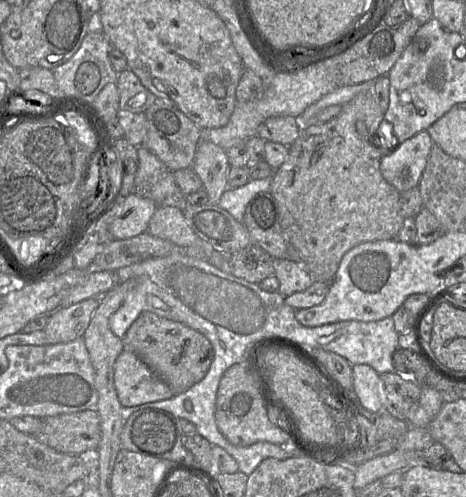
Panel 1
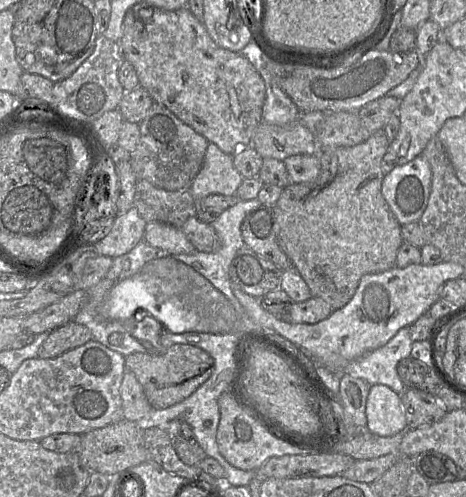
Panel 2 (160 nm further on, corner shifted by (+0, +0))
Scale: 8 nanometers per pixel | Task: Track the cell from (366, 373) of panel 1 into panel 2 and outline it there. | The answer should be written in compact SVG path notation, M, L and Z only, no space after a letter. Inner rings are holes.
M382 384L370 386L366 419L367 429L378 436L393 436L408 429L401 396Z

